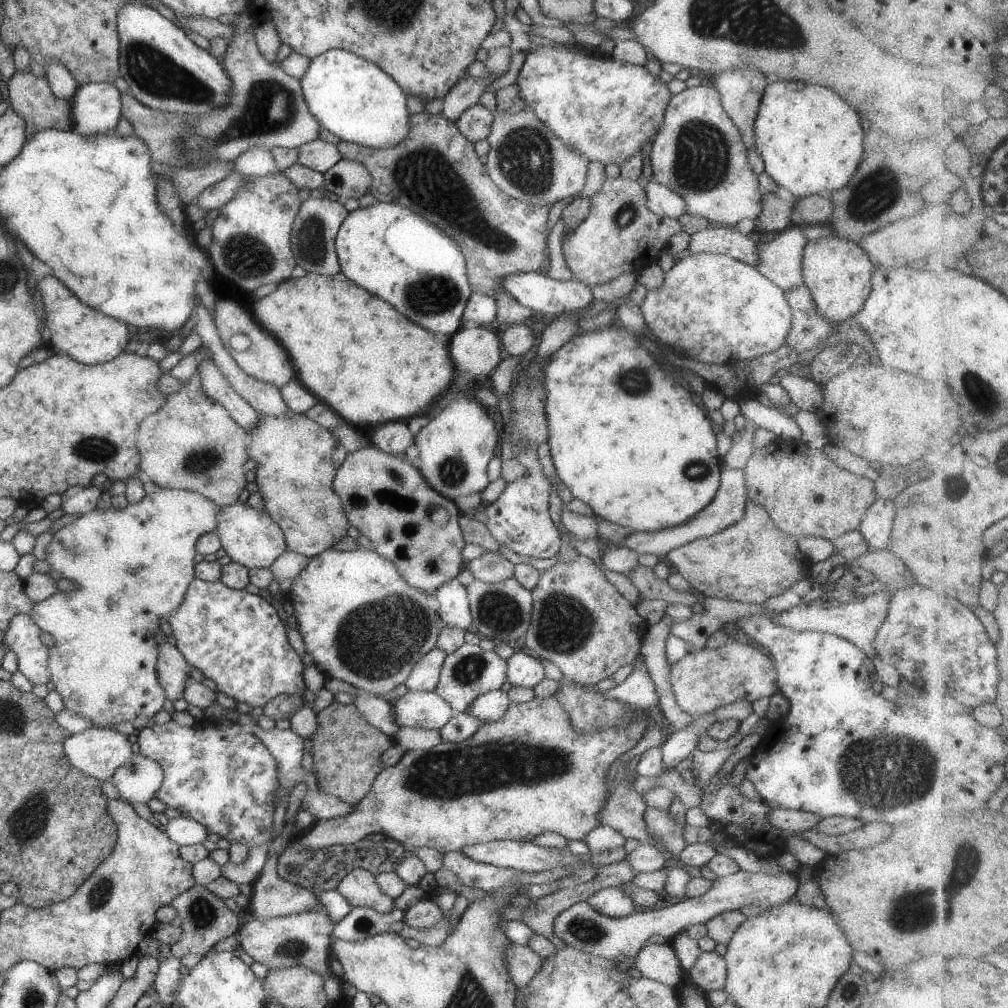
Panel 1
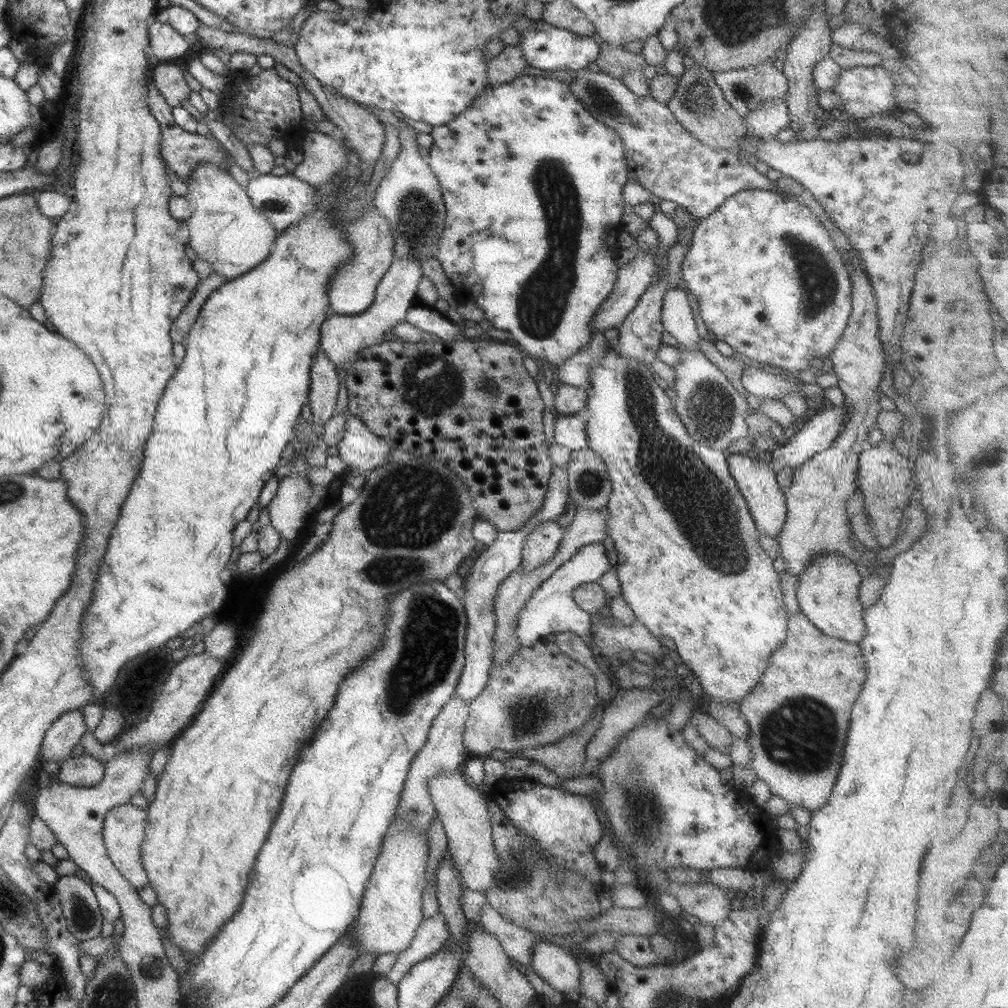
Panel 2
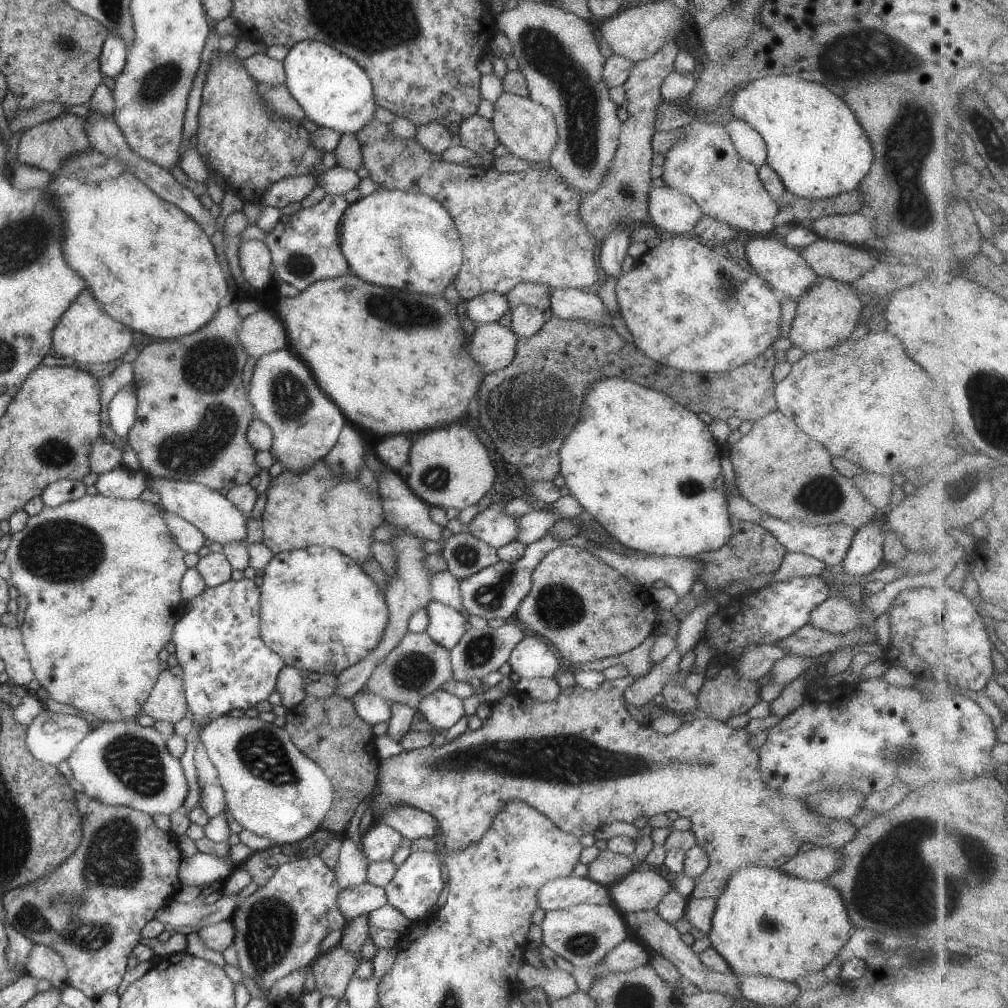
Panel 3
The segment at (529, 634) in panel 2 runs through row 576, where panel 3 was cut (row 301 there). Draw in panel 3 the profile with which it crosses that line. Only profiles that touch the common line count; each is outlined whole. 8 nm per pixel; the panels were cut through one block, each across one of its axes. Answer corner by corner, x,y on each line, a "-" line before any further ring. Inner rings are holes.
555,287
548,294
549,309
553,317
593,321
610,325
605,306
596,295
584,289

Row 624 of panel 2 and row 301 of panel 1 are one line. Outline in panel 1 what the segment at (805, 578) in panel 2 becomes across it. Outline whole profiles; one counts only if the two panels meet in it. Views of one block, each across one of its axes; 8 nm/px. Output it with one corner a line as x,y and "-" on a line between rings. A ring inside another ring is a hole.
834,233
829,237
809,239
802,251
802,282
809,290
815,312
834,325
841,324
860,310
871,290
874,270
867,254
857,243
838,238

